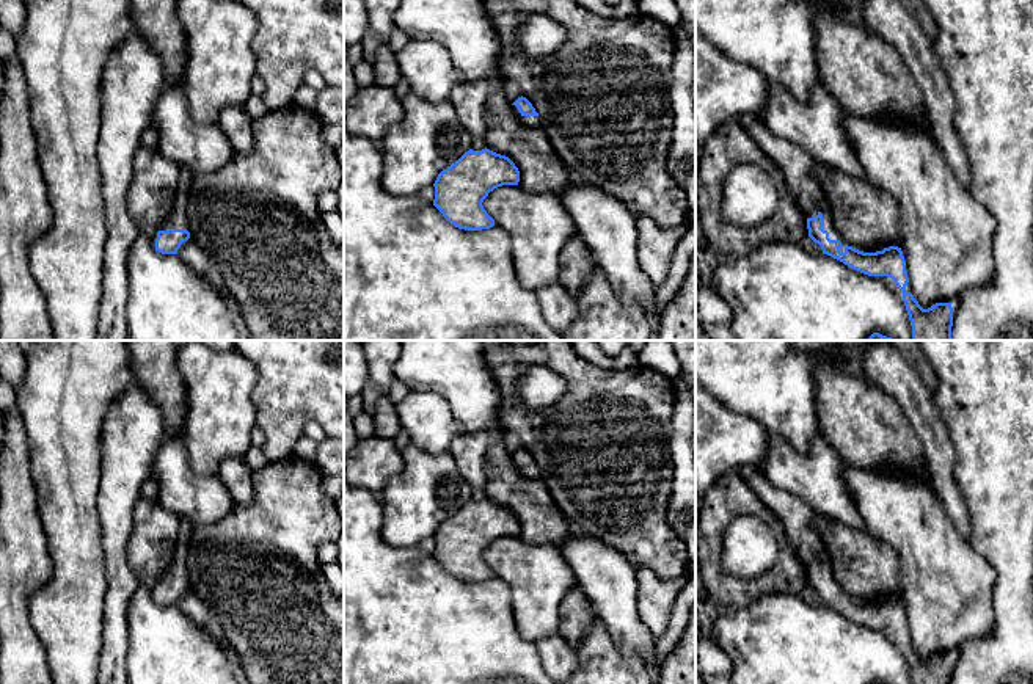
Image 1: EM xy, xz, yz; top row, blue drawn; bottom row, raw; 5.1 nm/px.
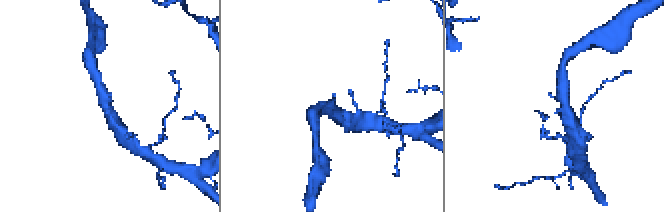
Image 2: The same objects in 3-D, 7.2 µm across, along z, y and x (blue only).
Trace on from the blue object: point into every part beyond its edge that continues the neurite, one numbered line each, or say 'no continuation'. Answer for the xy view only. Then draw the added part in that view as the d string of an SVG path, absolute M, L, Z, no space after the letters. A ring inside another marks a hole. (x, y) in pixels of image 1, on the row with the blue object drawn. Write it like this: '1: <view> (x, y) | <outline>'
1: xy (178, 218) | M179 166L179 180L177 180L176 193L174 193L174 204L173 204L171 213L163 221L159 231L168 231L168 229L188 231L187 204L190 198L193 177L195 174L188 168Z

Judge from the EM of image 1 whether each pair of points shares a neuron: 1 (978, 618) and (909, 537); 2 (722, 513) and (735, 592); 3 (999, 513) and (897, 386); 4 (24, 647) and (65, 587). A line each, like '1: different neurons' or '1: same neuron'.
1: same neuron
2: same neuron
3: different neurons
4: different neurons

